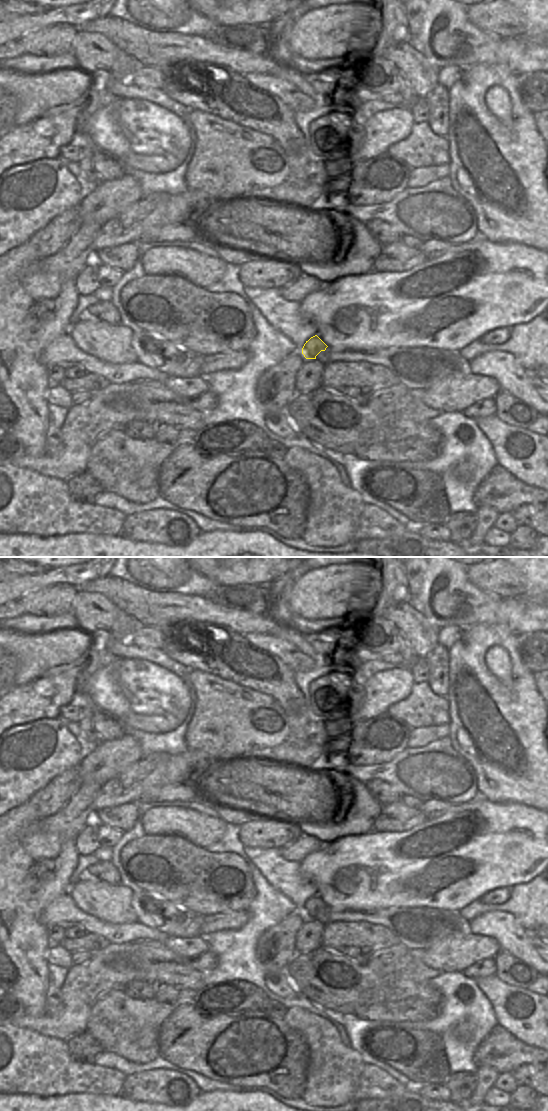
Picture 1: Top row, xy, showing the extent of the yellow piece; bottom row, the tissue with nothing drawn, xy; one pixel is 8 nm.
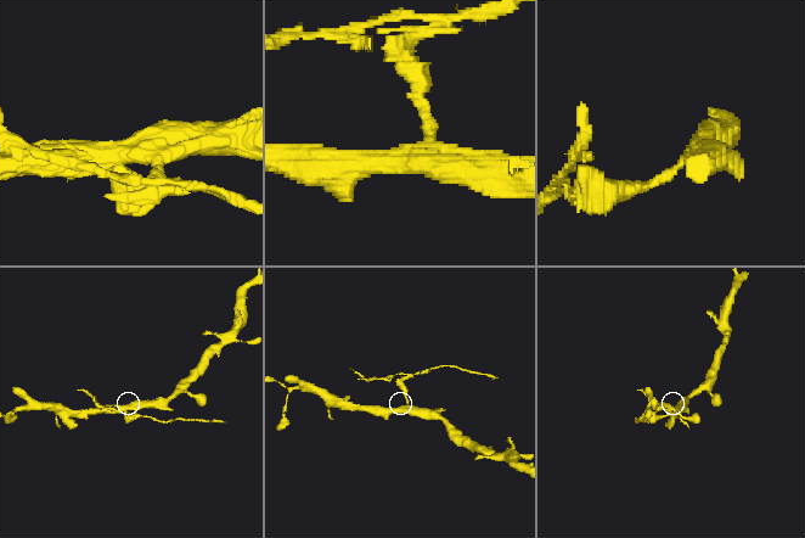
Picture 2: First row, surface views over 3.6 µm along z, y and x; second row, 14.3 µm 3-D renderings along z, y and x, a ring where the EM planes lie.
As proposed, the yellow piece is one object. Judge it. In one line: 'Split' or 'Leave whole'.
Split.

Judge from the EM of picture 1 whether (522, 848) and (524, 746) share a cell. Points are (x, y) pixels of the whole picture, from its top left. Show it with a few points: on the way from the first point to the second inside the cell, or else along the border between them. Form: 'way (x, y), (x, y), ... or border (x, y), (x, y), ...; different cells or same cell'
border (500, 802), (520, 802), (537, 809); different cells

